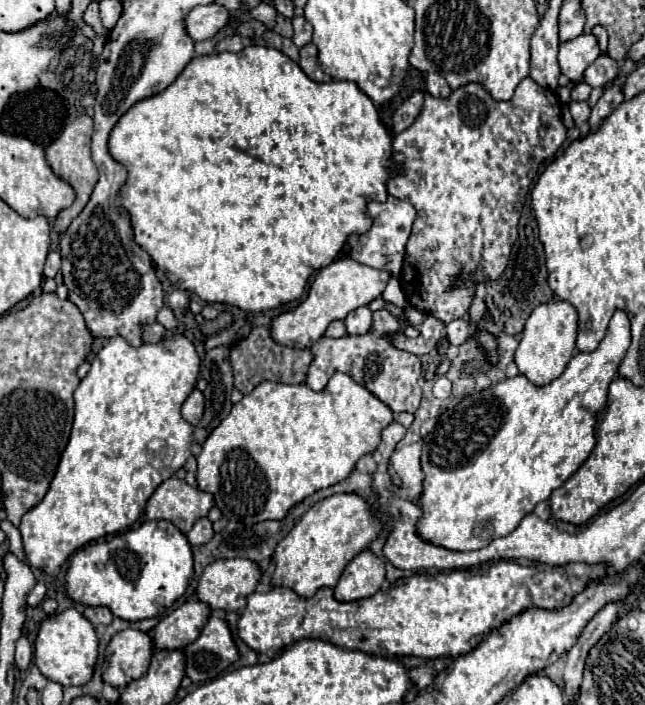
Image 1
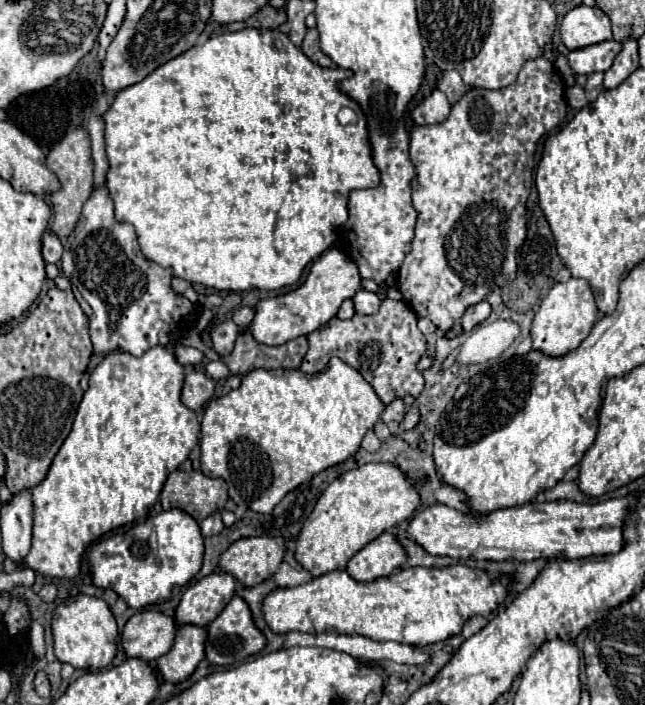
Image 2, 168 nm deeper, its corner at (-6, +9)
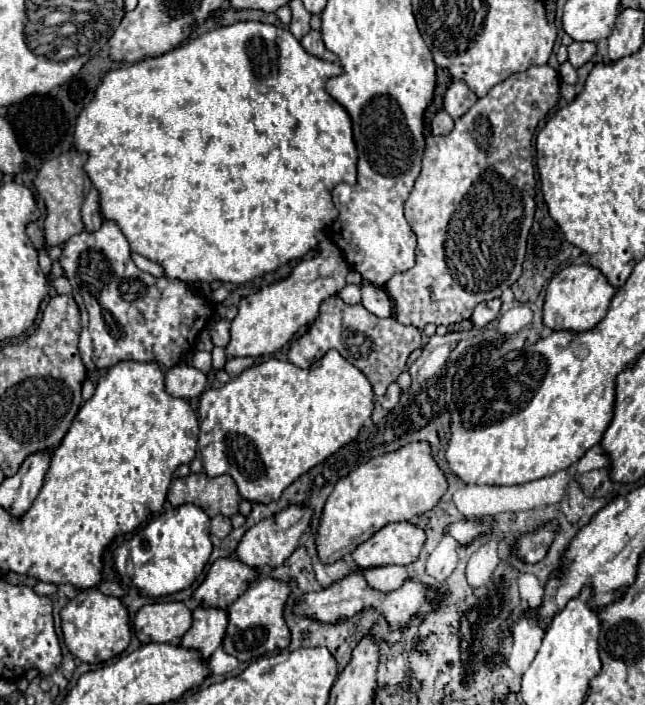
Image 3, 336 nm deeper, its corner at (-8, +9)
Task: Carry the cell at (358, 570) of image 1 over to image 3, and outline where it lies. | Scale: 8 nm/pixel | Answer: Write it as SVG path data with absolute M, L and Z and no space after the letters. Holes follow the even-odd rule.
M407 522L387 524L375 532L367 542L351 552L355 564L361 570L389 566L389 564L411 564L417 560L425 542L425 532Z

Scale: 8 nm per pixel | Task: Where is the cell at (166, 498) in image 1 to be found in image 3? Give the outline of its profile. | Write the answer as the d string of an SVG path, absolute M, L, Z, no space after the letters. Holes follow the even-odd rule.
M199 472L199 474L189 474L187 478L175 478L169 488L167 500L175 508L181 504L195 504L209 518L213 518L217 514L223 516L237 514L241 498L231 476L223 474L211 478L205 472Z

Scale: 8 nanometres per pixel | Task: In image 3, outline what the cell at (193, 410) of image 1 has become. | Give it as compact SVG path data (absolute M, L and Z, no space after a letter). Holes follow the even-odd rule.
M175 366L165 372L165 390L177 398L197 398L207 388L207 376L193 366Z

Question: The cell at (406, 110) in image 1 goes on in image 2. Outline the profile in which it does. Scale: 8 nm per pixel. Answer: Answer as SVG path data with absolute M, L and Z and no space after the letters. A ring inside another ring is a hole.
M433 90L429 98L425 98L413 112L413 120L419 126L431 126L431 124L439 124L449 116L451 104L447 102L445 94L441 94L439 90Z

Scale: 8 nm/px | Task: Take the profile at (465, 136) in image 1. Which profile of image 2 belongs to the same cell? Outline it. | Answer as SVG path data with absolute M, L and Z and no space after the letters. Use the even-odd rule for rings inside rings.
M537 58L525 62L523 68L529 70L519 82L499 90L473 88L451 106L451 114L445 122L419 126L411 132L409 152L417 168L413 180L417 224L413 248L397 274L397 288L403 302L413 308L419 318L431 320L441 330L449 330L469 306L485 300L493 290L503 288L507 282L513 282L517 272L517 248L527 236L525 204L533 186L537 142L547 134L547 126L559 126L567 114L565 84L553 62ZM511 176L517 176L517 184L509 184Z

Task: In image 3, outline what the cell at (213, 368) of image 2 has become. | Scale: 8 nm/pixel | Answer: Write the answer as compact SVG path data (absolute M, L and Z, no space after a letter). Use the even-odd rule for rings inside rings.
M229 358L223 370L225 370L227 374L231 374L231 376L237 376L237 374L241 374L245 368L253 366L255 362L257 362L255 358Z

